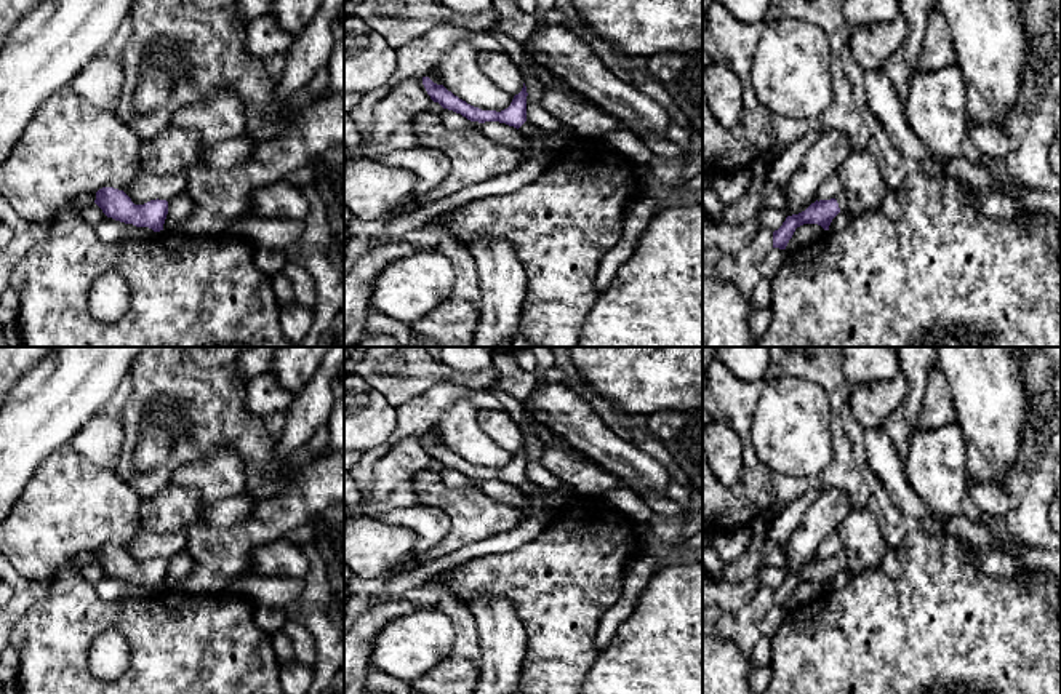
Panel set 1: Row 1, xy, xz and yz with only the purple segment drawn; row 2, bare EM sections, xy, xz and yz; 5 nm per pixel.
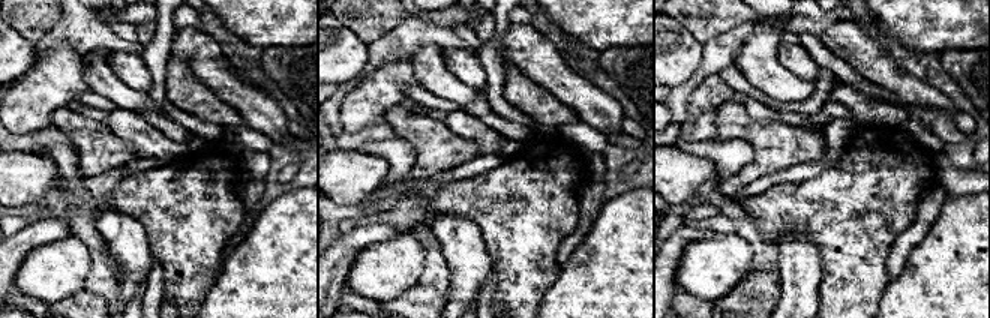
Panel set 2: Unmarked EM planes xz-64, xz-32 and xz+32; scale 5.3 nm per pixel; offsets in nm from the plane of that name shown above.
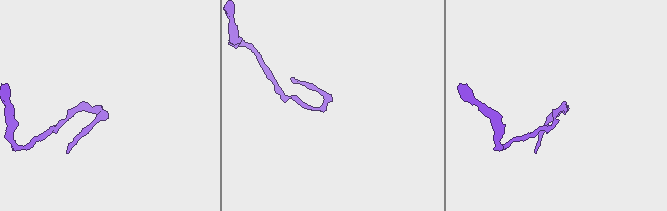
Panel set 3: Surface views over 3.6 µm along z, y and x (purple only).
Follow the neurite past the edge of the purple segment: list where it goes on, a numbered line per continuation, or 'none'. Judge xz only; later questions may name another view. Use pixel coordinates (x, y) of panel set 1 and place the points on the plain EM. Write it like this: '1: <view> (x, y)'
1: xz (557, 499)

